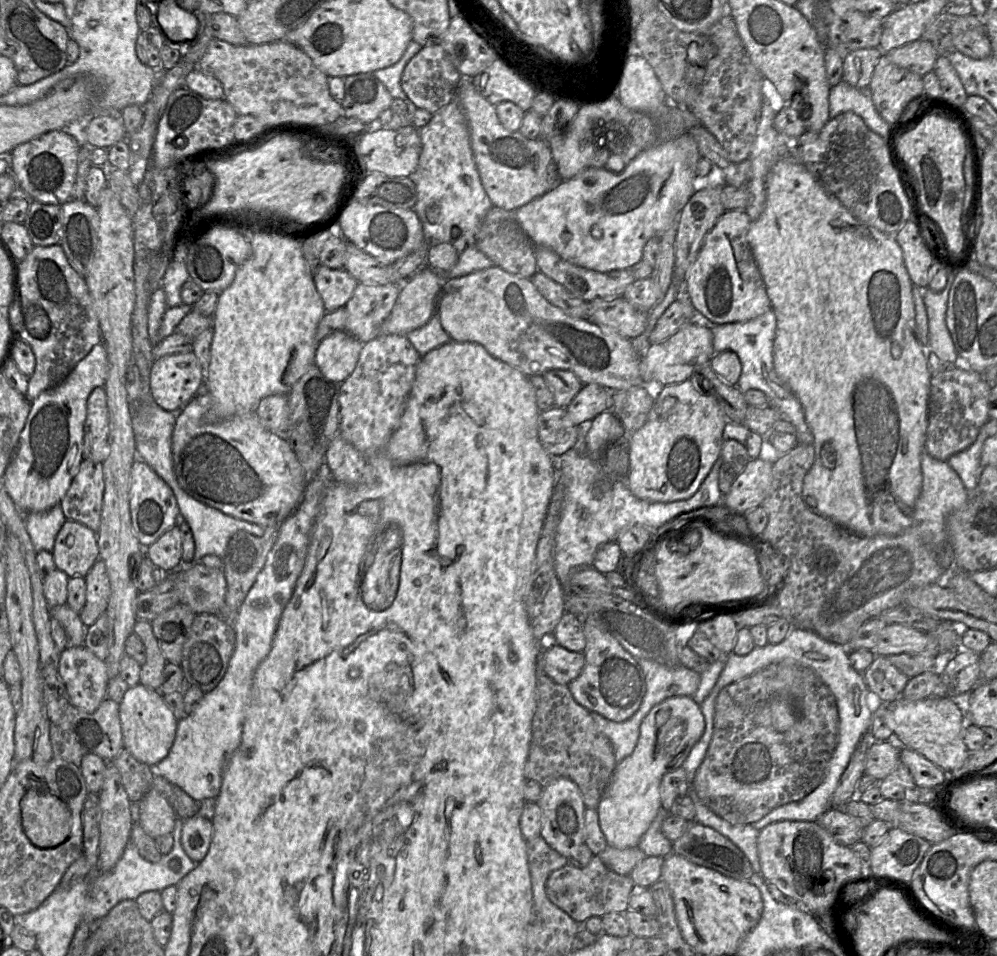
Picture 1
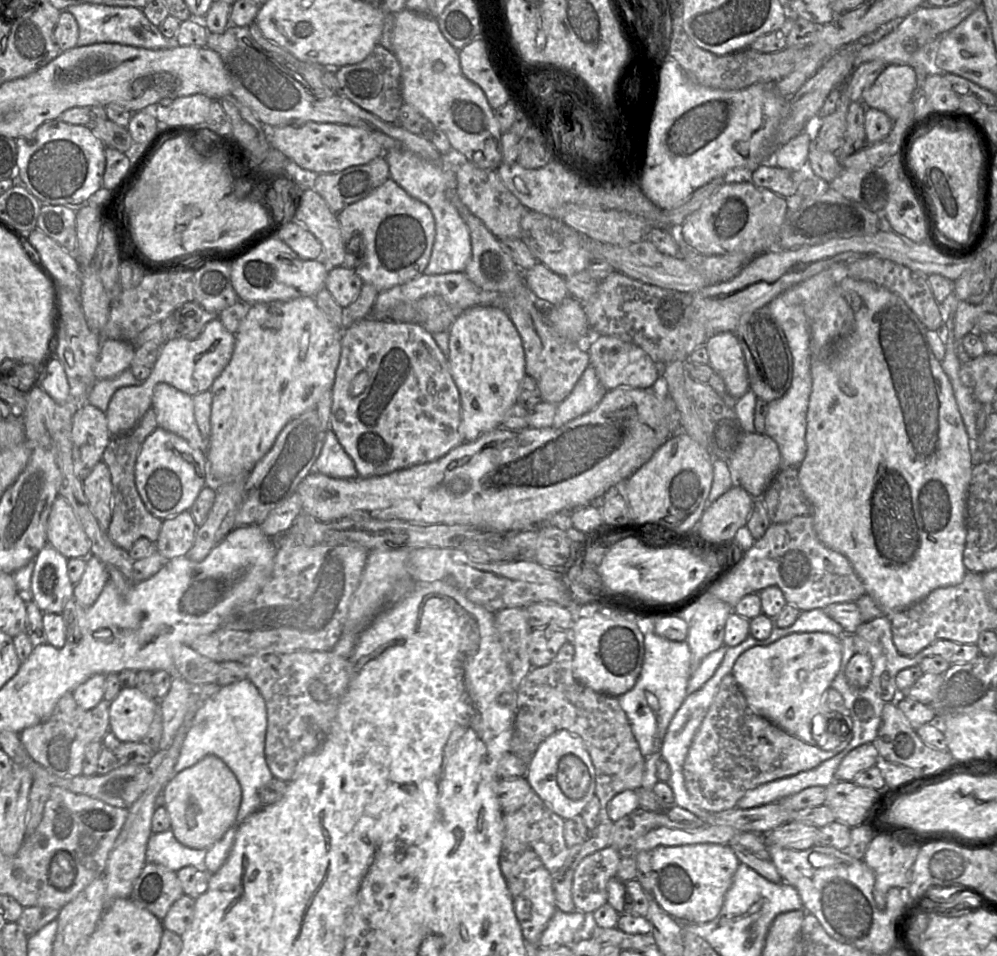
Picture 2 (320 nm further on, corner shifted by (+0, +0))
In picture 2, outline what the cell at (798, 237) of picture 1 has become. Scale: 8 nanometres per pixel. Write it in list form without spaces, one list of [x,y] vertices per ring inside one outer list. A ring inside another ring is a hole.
[[[849,276],[843,278],[836,287],[841,289],[841,294],[853,310],[855,328],[839,342],[837,349],[827,358],[817,359],[811,355],[812,391],[806,415],[806,455],[798,468],[798,479],[805,496],[813,506],[811,516],[819,540],[826,547],[849,559],[866,588],[866,594],[877,602],[886,616],[890,616],[917,603],[938,588],[960,584],[968,572],[963,563],[963,552],[967,536],[967,495],[973,469],[972,443],[959,413],[949,379],[940,361],[934,356],[926,337],[928,330],[905,302],[883,287]]]

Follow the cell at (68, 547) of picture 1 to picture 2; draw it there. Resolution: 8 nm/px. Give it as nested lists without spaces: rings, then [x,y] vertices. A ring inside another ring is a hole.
[[[58,495],[50,509],[47,543],[67,559],[91,555],[91,543],[82,524],[65,498]]]

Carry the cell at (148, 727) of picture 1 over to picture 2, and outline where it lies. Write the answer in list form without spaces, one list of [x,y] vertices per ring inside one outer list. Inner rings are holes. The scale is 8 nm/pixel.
[[[136,687],[122,688],[109,704],[110,731],[121,742],[141,742],[159,710],[159,700],[150,699]]]

